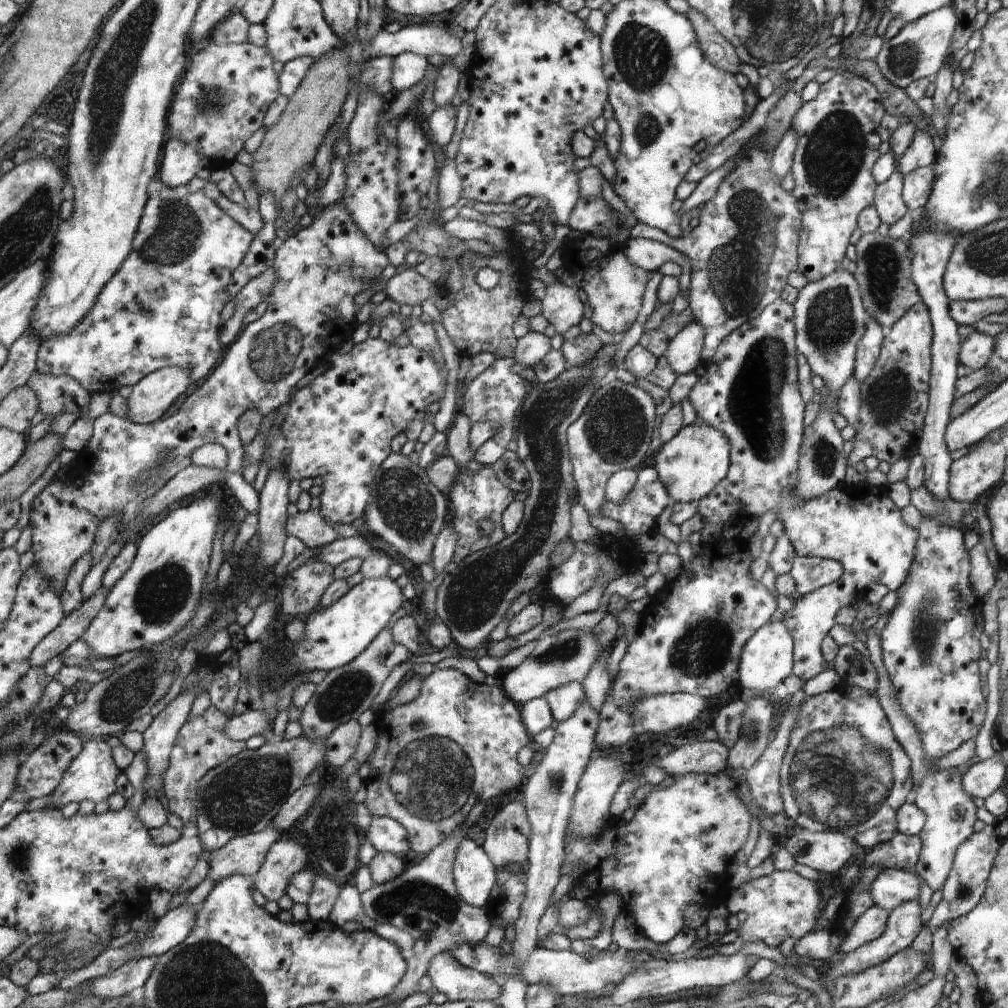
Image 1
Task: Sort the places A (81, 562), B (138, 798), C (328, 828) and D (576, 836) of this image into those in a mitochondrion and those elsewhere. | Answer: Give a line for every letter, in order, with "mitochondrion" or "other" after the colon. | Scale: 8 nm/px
A: other
B: other
C: mitochondrion
D: other

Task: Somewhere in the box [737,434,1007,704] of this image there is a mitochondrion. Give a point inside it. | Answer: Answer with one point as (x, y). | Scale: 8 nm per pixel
(925, 624)

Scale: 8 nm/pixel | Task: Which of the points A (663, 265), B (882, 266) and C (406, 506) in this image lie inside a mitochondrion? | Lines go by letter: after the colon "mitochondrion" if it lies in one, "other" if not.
A: other
B: mitochondrion
C: mitochondrion

